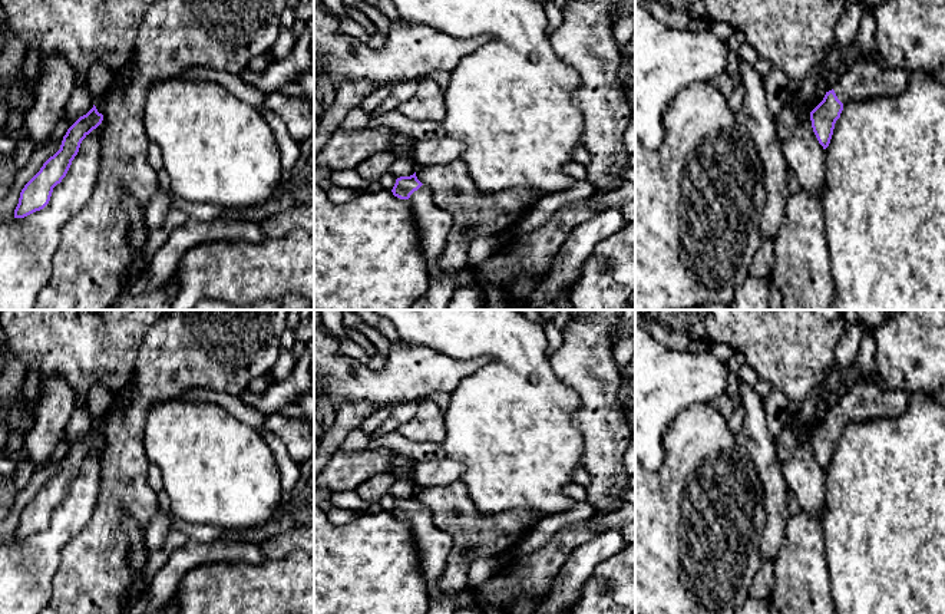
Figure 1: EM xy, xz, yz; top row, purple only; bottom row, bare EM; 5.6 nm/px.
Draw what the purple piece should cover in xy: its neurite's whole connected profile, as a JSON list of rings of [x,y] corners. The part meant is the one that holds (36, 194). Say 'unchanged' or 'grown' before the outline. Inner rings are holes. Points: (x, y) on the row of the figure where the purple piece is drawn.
unchanged; [[[96,106],[80,116],[63,136],[60,149],[50,156],[40,171],[24,185],[20,192],[14,218],[24,218],[43,209],[52,197],[53,188],[66,176],[72,161],[79,152],[82,141],[96,129],[103,121],[103,115]]]

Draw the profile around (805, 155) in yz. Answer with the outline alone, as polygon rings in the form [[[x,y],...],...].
[[[793,99],[790,105],[797,112],[800,122],[794,132],[783,139],[783,155],[800,186],[823,201],[827,192],[825,149],[813,132],[806,102]]]

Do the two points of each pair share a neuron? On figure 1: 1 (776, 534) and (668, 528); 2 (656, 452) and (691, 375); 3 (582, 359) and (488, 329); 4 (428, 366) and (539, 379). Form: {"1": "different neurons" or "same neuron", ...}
{"1": "different neurons", "2": "same neuron", "3": "different neurons", "4": "different neurons"}

